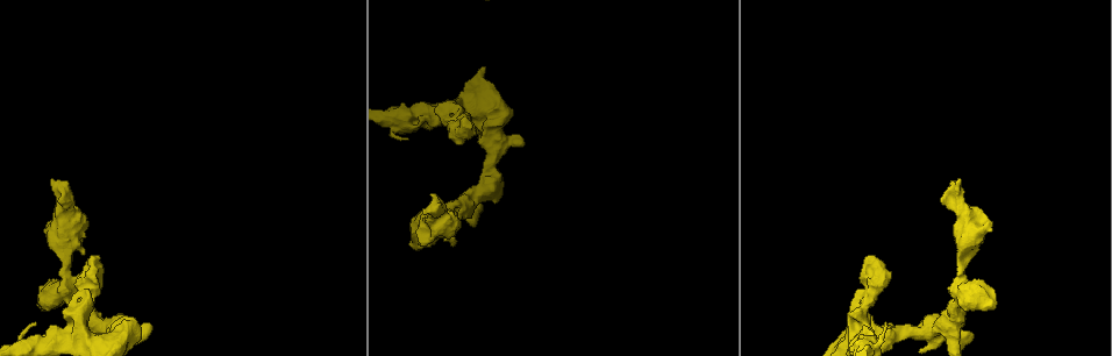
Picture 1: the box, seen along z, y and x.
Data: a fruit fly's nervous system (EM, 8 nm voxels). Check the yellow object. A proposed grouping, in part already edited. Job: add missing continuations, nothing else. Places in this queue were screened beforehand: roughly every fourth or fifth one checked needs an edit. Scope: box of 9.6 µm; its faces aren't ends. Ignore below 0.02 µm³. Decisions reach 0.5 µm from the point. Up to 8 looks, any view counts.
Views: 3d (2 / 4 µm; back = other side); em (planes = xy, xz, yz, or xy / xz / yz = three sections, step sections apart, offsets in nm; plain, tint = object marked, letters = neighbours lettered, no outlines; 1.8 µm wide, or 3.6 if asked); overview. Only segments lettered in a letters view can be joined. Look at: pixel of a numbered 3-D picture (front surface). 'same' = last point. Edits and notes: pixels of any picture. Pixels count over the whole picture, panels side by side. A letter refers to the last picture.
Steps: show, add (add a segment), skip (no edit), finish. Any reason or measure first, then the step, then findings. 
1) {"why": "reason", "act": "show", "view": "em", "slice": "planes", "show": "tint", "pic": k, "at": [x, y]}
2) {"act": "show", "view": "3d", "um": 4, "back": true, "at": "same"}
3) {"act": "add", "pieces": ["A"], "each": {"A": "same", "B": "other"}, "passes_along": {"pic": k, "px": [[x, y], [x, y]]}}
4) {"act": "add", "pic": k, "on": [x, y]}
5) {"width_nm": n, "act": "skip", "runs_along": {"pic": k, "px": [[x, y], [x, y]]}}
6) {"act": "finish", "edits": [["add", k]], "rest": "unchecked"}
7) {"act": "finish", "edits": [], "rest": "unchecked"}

{"why": "stops while still wide", "act": "show", "view": "em", "slice": "planes", "show": "plain", "pic": 1, "at": [76, 295]}

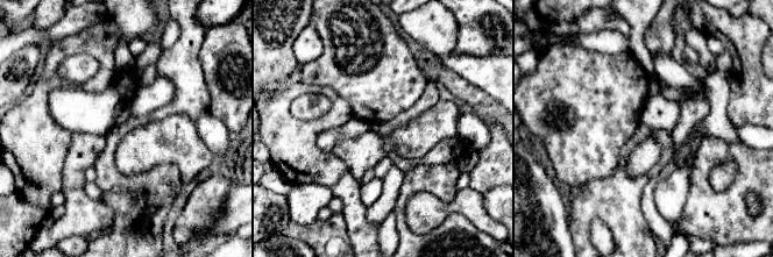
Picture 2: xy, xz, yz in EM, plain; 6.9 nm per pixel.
{"why": "what lies round it", "act": "show", "view": "em", "slice": "planes", "show": "letters", "at": "same"}

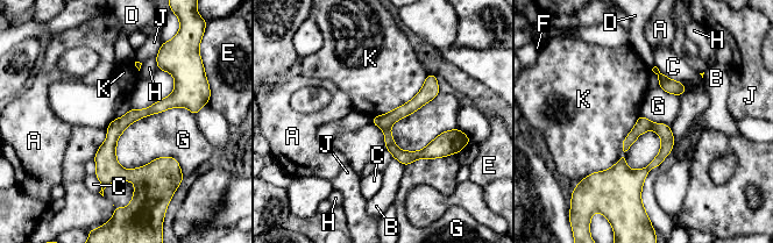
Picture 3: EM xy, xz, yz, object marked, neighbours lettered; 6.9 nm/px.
{"act": "skip", "each": {"A": "other", "B": "other", "C": "other", "D": "other", "E": "other", "F": "other", "G": "other", "H": "other", "J": "other", "K": "other"}, "border": {"pic": 3, "px": [[455, 152], [417, 158], [405, 166]]}, "found": "none of them fits"}

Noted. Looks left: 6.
{"why": "sudden change in width", "act": "show", "view": "3d", "um": 4, "pic": 1, "at": [405, 128]}

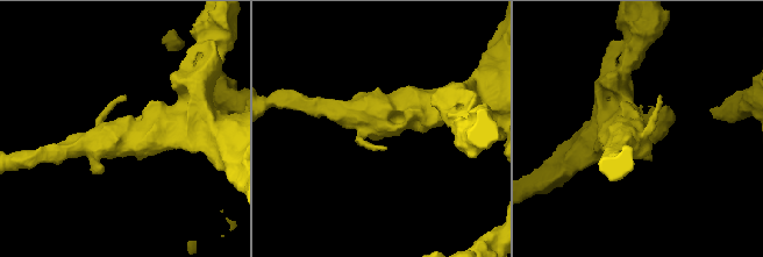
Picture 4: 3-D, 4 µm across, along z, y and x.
{"why": "need the tissue", "act": "show", "view": "em", "slice": "planes", "show": "plain", "pic": 4, "at": [645, 133]}

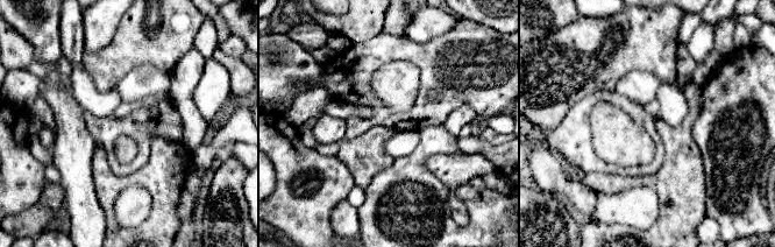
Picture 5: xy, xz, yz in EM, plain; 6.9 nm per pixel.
{"act": "show", "view": "em", "slice": "planes", "show": "letters", "at": "same"}

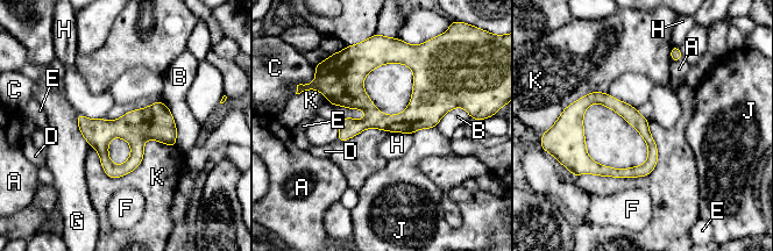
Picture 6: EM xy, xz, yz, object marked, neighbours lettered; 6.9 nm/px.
{"act": "skip", "each": {"A": "other", "B": "other", "C": "other", "D": "other", "E": "other", "F": "other", "G": "other", "H": "other", "J": "other", "K": "other"}, "runs_along": {"pic": 6, "px": [[79, 117], [172, 143]]}, "found": "none of them fits"}

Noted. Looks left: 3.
{"why": "thick end", "act": "show", "view": "em", "um": 3.6, "slice": "xy", "step": 16, "show": "letters", "pic": 1, "at": [994, 307]}

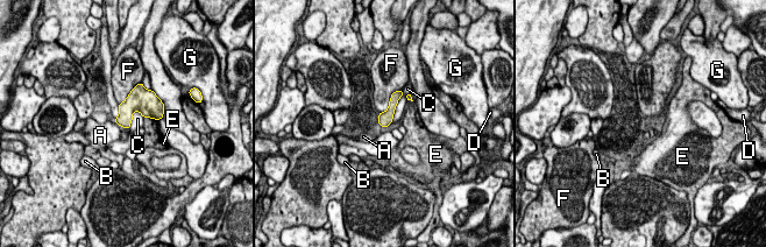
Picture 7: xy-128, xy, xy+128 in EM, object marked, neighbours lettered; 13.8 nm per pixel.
{"act": "skip", "each": {"A": "other", "B": "other", "C": "other", "D": "other", "E": "other", "F": "other", "G": "other"}, "found": "no lettered segment goes on from it"}

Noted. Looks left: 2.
{"act": "finish", "edits": [], "rest": "unchecked"}

